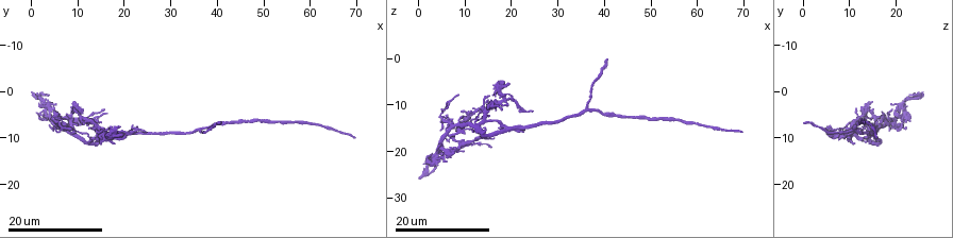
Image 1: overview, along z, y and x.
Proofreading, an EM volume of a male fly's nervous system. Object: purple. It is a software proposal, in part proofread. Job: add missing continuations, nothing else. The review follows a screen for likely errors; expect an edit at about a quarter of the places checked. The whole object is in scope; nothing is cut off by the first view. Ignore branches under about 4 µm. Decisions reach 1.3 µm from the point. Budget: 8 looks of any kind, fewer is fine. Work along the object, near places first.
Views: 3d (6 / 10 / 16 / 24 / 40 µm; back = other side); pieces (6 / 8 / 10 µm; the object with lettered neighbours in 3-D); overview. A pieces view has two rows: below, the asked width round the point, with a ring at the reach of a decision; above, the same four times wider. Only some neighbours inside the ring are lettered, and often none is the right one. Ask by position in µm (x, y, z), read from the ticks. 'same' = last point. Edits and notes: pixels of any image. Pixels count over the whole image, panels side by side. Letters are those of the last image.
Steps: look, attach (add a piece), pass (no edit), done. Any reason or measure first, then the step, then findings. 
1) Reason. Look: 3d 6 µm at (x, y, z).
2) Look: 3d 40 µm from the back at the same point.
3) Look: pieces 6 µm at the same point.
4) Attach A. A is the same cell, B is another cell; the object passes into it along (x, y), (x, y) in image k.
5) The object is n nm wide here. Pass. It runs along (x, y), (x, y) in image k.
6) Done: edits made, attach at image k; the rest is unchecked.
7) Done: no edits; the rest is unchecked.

Thin end. Look: 3d 24 µm at (15.5, 4.5, 17.5).

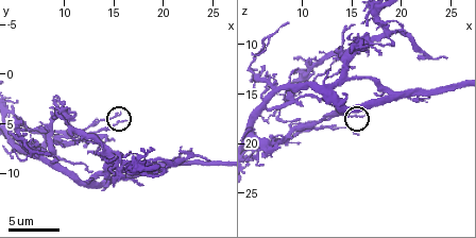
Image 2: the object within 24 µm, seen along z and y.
What lies round it. Look: pieces 10 µm at (16.0, 4.8, 17.4).

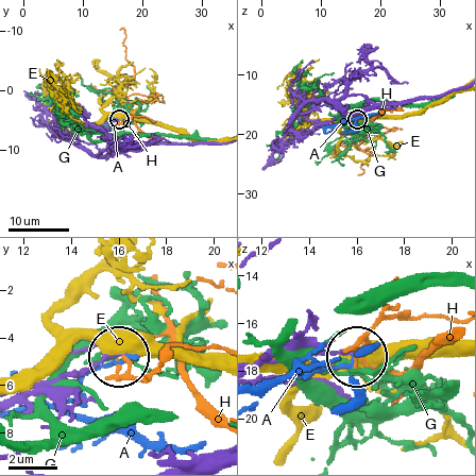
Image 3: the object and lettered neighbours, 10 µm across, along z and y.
Pass. A, E, G and H are other cells; none of them fits.

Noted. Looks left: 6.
An open end. Look: 3d 16 µm at (0.5, 1.0, 25.5).

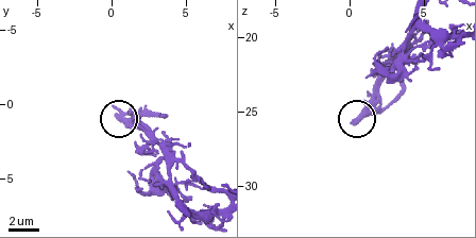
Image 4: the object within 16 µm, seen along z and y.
Look: pieces 8 µm at (0.4, 1.0, 25.6).

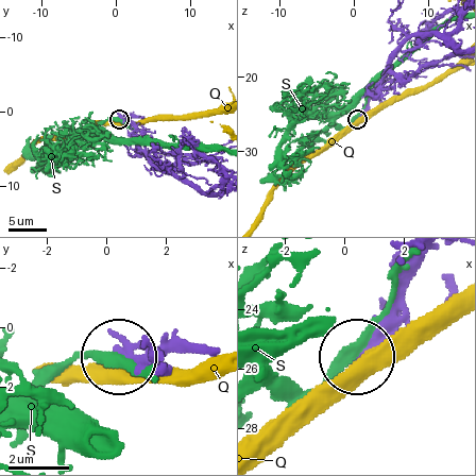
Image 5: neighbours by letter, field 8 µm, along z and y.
The object is 340 nm wide here. Pass. Q and S are other cells; no lettered piece goes on from it.

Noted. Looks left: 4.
Free end. Look: 3d 10 µm at (21.8, 7.6, 11.4).

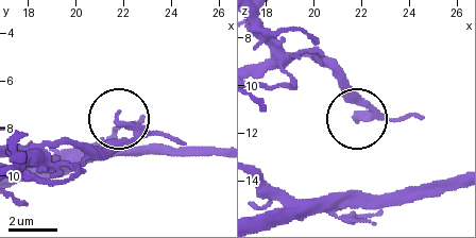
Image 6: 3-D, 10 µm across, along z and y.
Look: pieces 8 µm at (21.7, 7.5, 11.4).

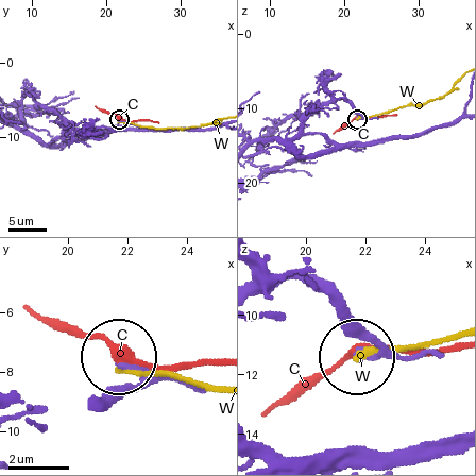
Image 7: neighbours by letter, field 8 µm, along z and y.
Pass. C and W are other cells; it runs along (340, 143), (305, 133), (303, 122), (341, 100), (357, 118) in image 7; none of them fits.

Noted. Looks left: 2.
Branch stops here. Look: 3d 24 µm at (18.5, 8.0, 4.5).

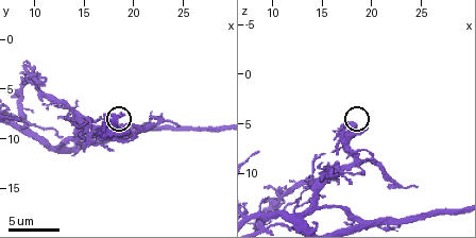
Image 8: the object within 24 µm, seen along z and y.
See the neighbours. Look: pieces 10 µm at (18.4, 8.0, 5.2).

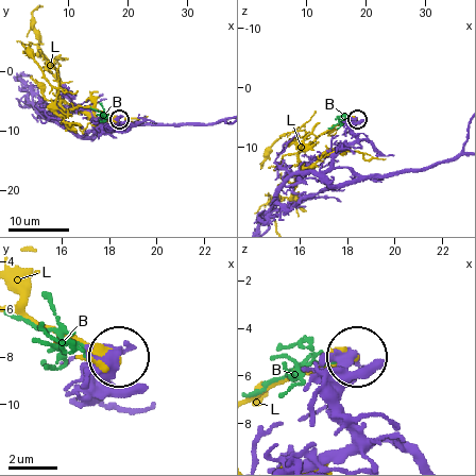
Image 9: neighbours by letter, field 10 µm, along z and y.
Pass. B and L are other cells; none of them fits.

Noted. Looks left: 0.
Done: no edits; the rest is unchecked.

